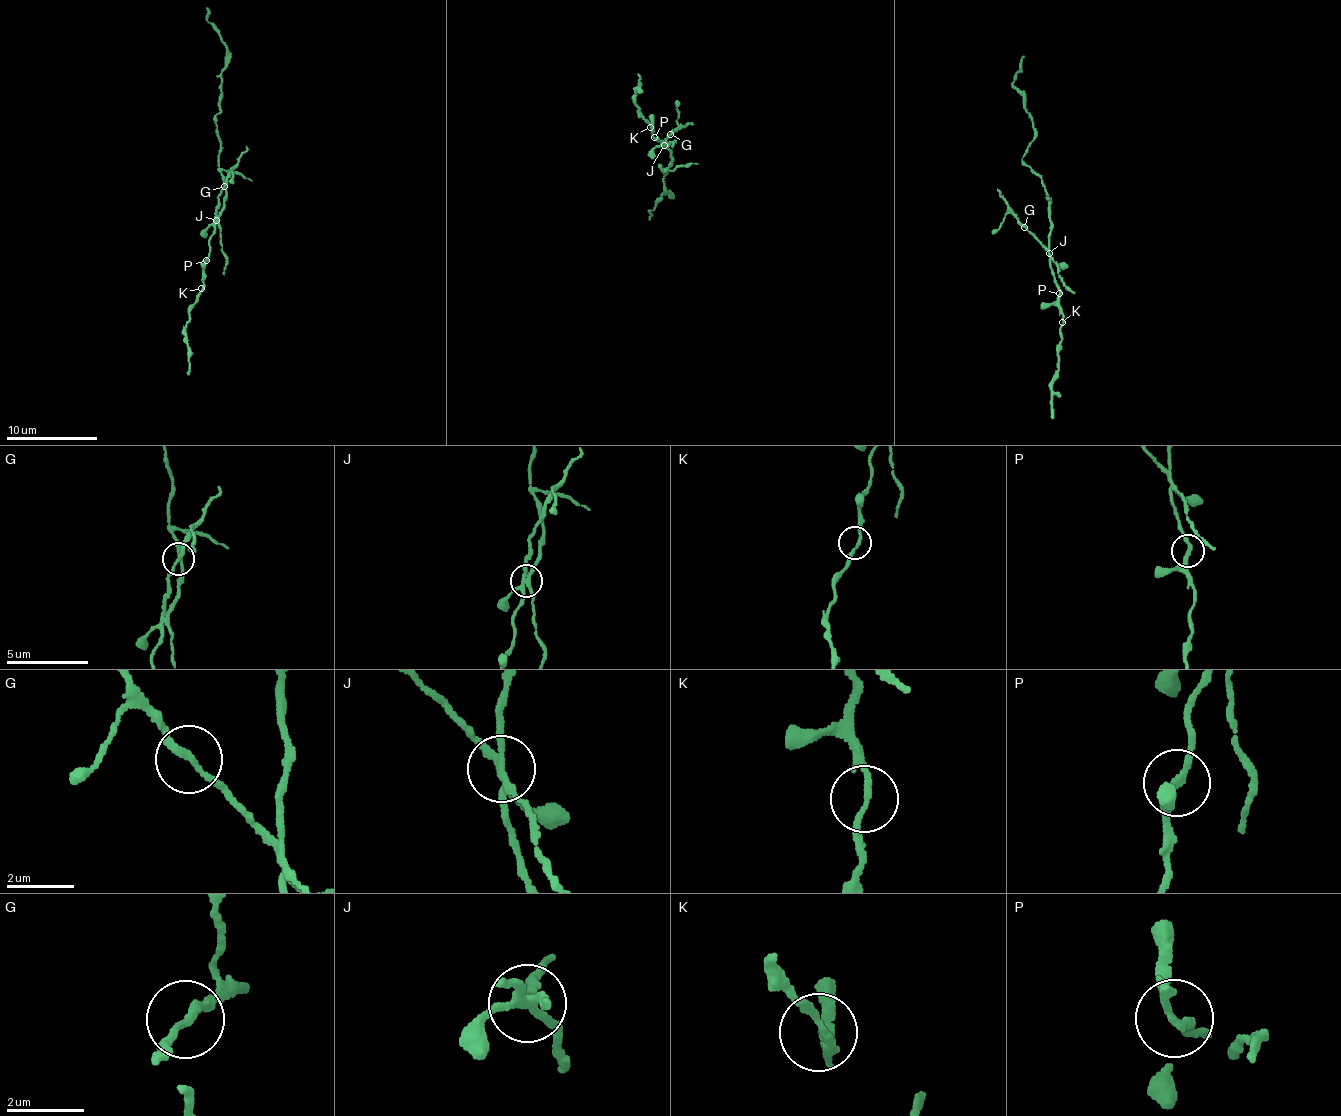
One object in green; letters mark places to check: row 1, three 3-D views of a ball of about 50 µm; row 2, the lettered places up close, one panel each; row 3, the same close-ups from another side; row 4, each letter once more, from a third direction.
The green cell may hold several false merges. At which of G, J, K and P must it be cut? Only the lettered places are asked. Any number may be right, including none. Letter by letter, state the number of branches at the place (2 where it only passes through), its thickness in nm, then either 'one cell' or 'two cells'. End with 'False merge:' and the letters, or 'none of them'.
G: 2 branches meet; 200 nm thick; two cells
J: 5 branches meet; 240 nm thick; two cells
K: 2 branches meet; 170 nm thick; one cell
P: 2 branches meet; 200 nm thick; one cell
False merge: G, J

